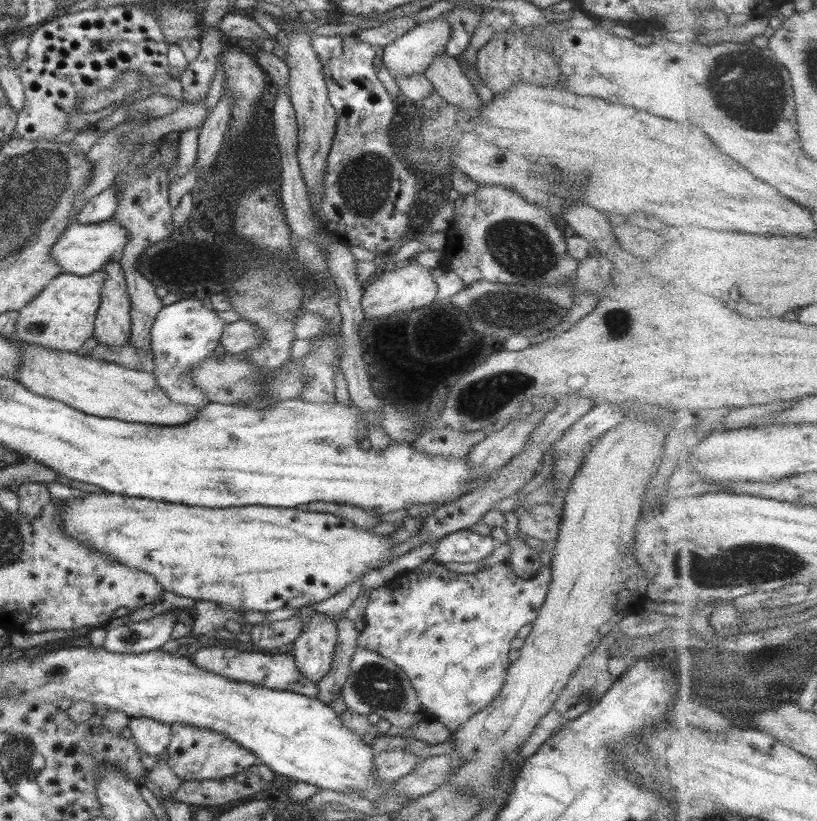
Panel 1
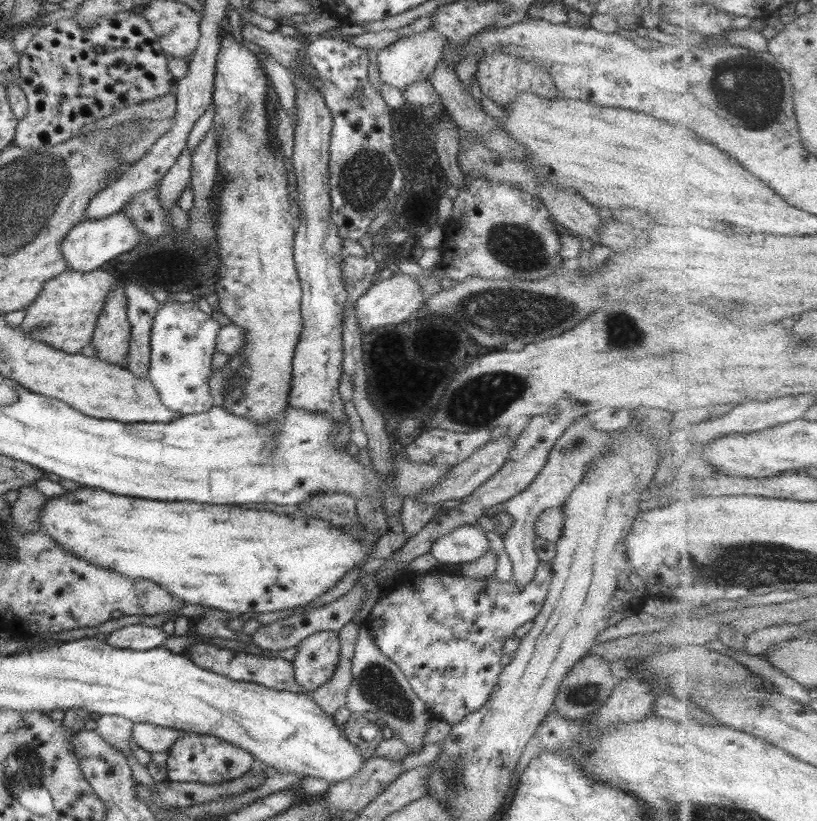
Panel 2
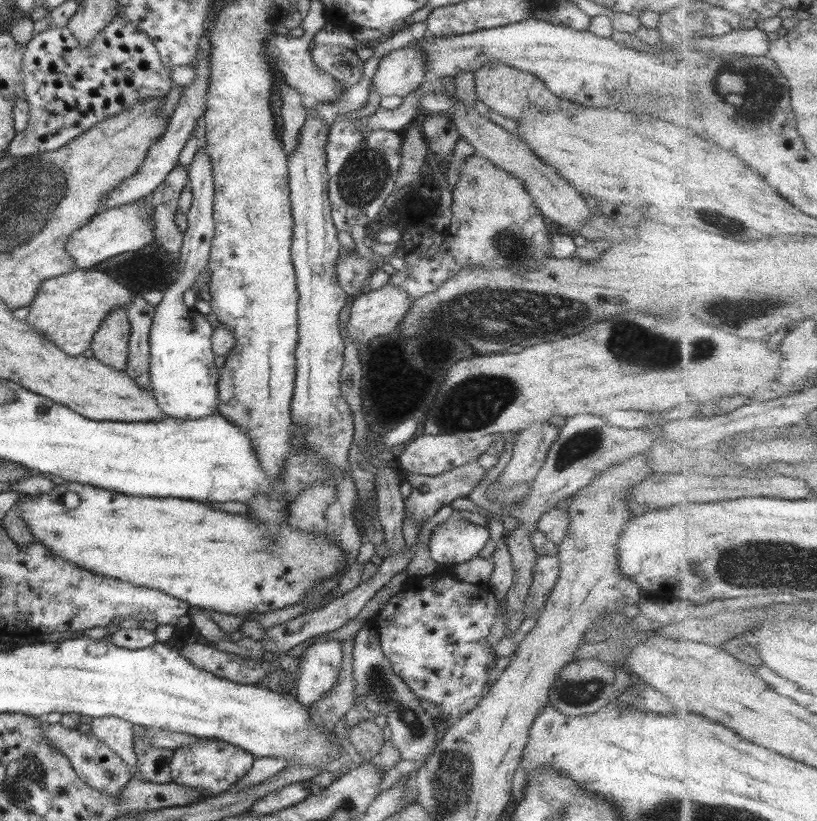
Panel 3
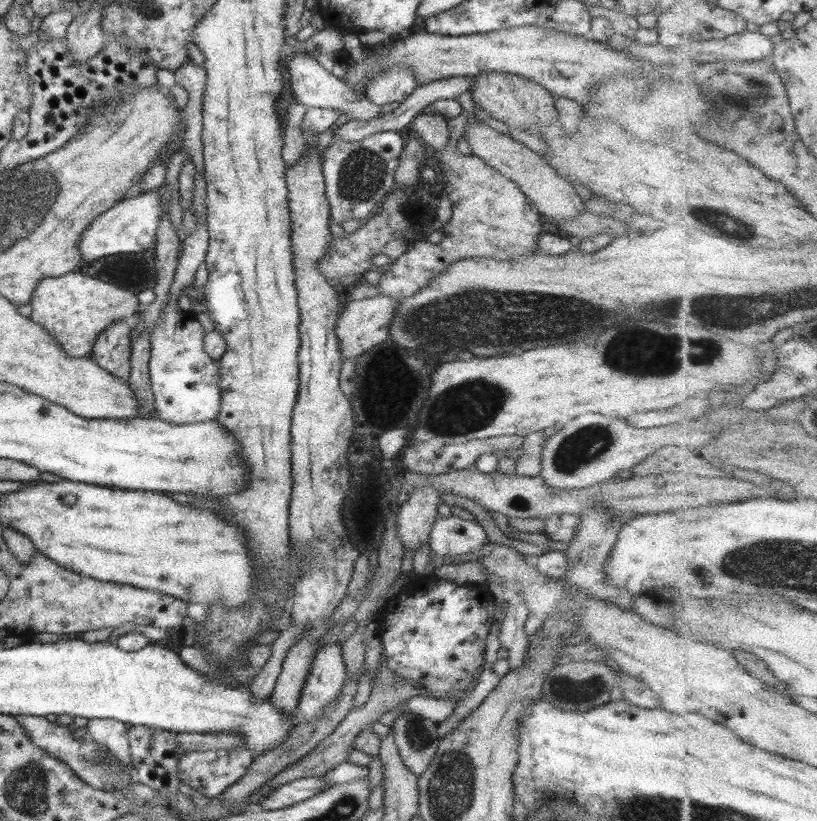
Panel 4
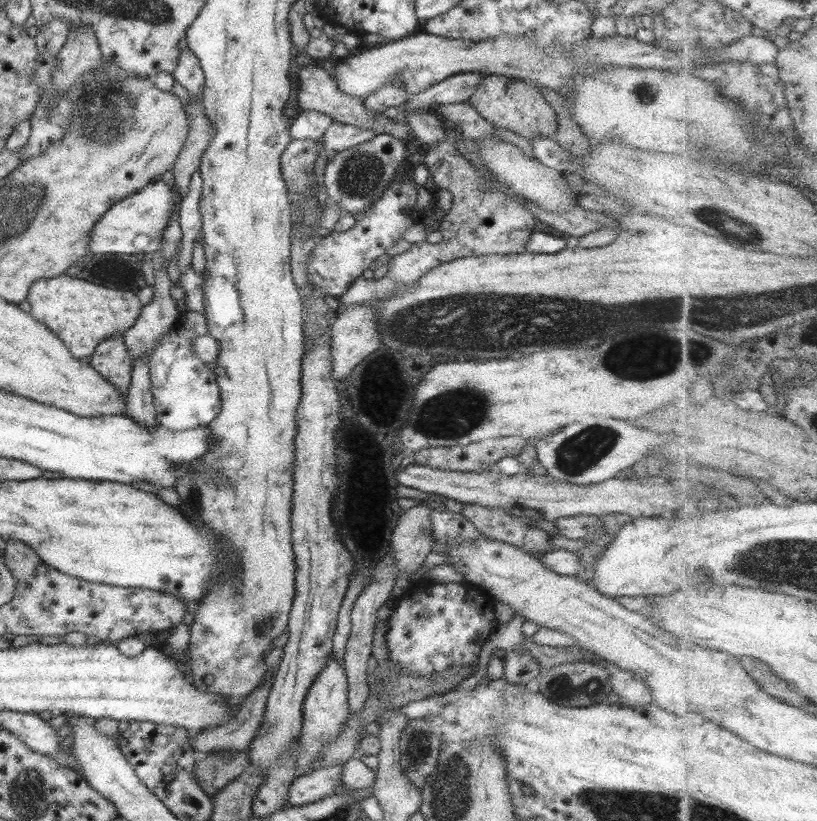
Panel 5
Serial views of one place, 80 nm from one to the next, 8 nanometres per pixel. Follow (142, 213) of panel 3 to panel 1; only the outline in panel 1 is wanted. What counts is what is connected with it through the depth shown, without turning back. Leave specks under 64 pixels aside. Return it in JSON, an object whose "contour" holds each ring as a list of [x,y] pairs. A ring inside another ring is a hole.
{"contour":[[[113,217],[95,224],[80,223],[75,220],[65,227],[63,234],[59,235],[51,249],[51,254],[63,273],[87,276],[102,270],[108,260],[118,257],[127,241],[127,231],[114,221]]]}

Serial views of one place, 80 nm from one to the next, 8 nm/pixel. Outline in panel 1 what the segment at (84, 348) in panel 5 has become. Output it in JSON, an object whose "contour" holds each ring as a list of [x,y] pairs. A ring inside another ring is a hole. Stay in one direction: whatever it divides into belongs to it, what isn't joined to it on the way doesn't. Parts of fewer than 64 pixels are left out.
{"contour":[[[98,270],[87,276],[59,273],[39,291],[35,298],[18,310],[16,340],[46,349],[77,353],[94,331],[94,320],[100,305],[100,290],[106,274]]]}

